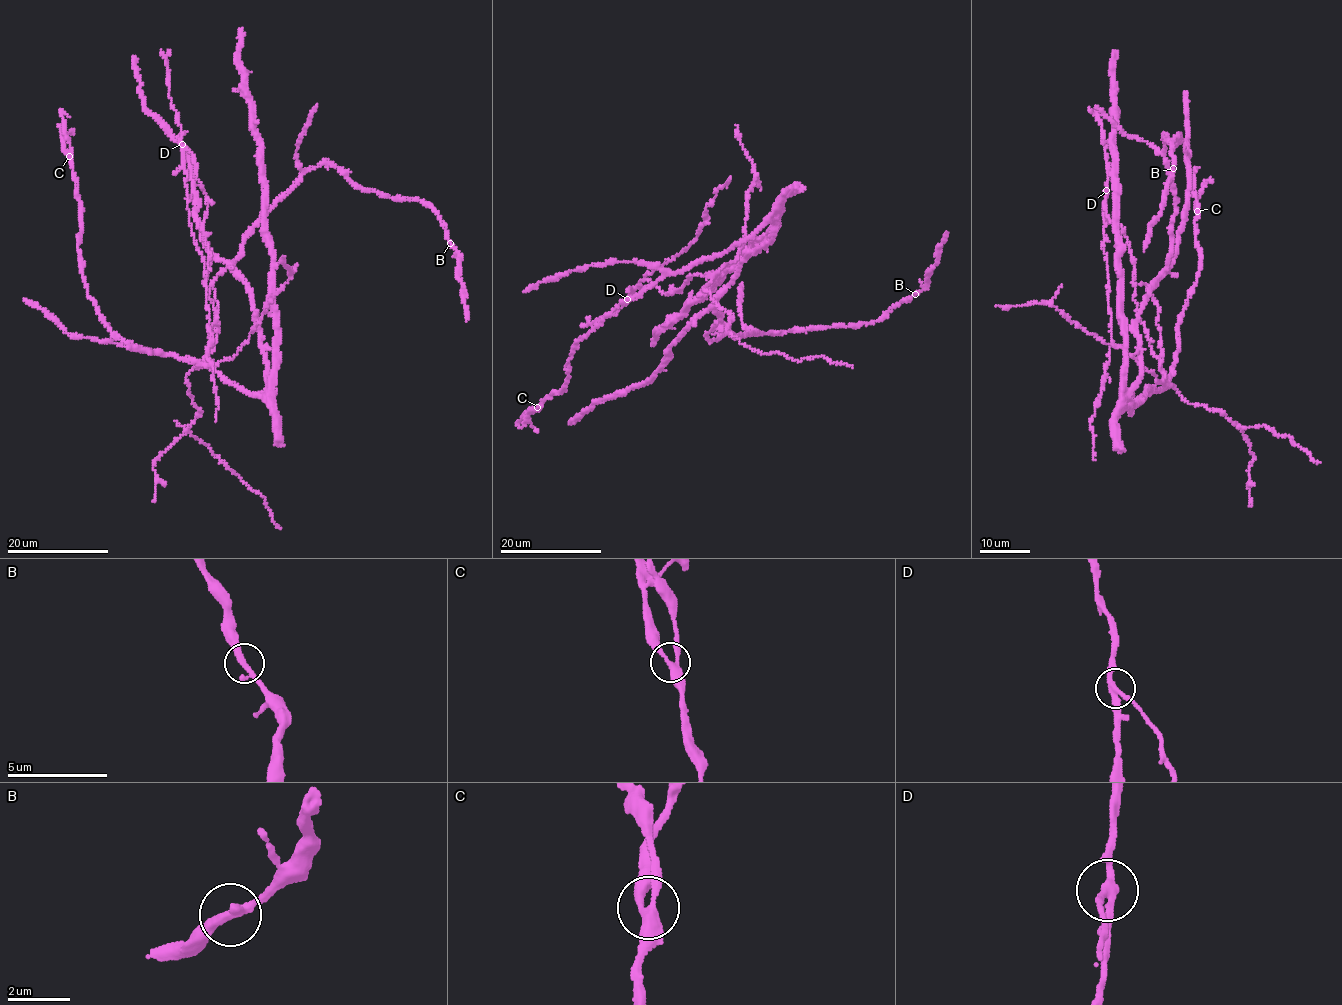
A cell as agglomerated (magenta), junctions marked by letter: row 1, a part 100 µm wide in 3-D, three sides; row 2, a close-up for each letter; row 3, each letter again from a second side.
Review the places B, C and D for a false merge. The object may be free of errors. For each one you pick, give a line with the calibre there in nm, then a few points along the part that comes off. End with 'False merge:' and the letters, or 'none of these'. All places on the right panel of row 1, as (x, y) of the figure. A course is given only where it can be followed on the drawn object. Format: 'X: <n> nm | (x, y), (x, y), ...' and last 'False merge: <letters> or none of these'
D: 240 nm | (1106, 190), (1107, 217), (1124, 228), (1133, 260), (1136, 313), (1166, 383), (1237, 426), (1291, 437), (1320, 461)
False merge: D

